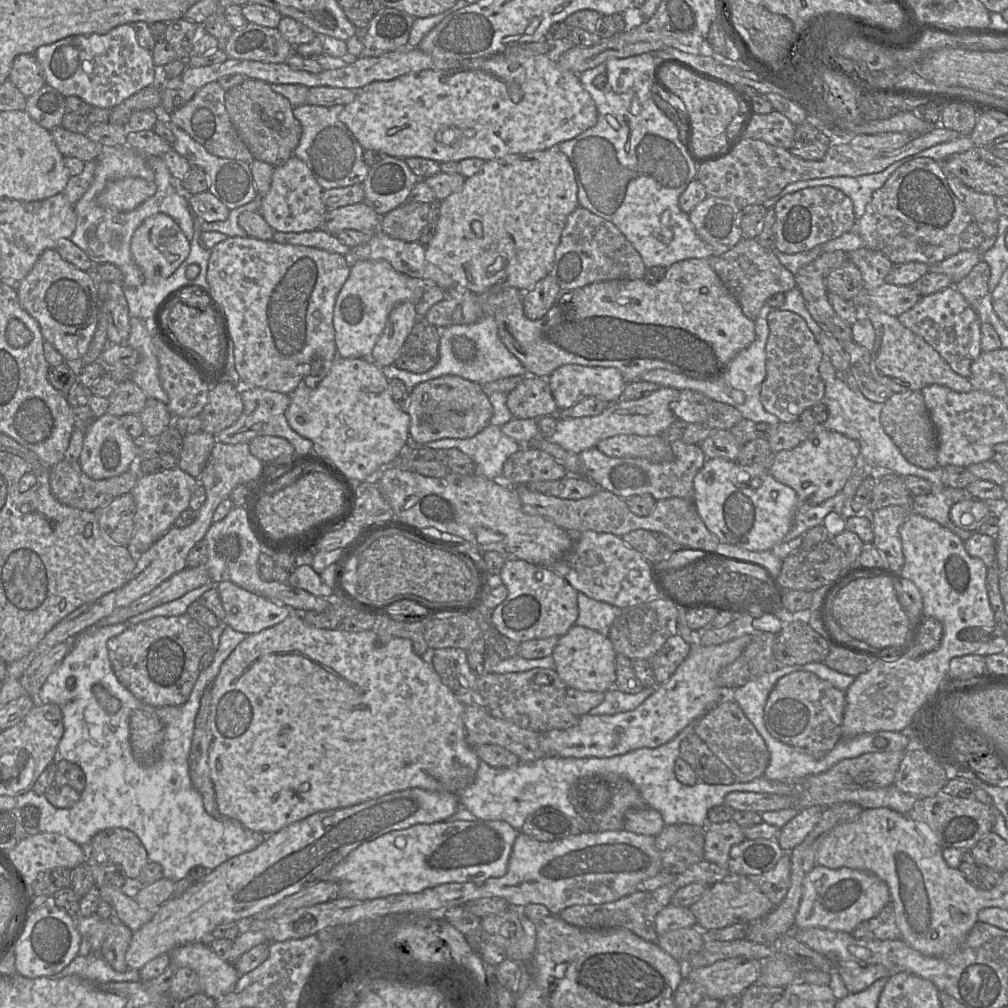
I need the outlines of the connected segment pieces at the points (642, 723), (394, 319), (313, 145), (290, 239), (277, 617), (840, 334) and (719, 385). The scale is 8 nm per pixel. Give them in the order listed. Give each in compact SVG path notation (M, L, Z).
M679 609L677 634L691 645L691 650L669 680L657 685L654 692L632 711L613 715L585 714L580 716L578 724L571 728L540 733L540 745L546 755L562 758L606 758L623 755L639 748L656 748L669 742L689 723L699 719L712 706L725 698L722 697L722 691L725 690L721 690L717 685L720 670L735 661L751 642L750 636L744 635L723 644L702 646L699 643L699 633L690 629L685 620L685 611Z
M411 301L397 305L389 314L386 325L371 355L379 367L394 365L400 349L418 321L416 304Z
M302 105L293 108L293 115L302 128L294 155L308 166L323 190L363 183L370 170L363 161L364 149L347 126L339 120L343 109L344 105Z
M319 229L298 233L275 231L273 241L280 244L313 247L332 253L338 253L343 256L347 255L351 249L338 240L334 234Z
M222 581L215 587L226 612L223 622L236 631L258 633L282 622L291 613L287 606L249 592L233 582Z
M843 251L823 252L814 261L801 268L795 275L805 306L820 328L841 343L852 340L851 326L835 312L828 300L825 279L829 272L849 260Z
M768 304L762 307L760 315L755 320L755 340L727 365L724 372L713 381L701 381L688 378L684 375L673 373L665 369L655 369L644 373L640 380L657 384L659 387L670 387L681 390L694 390L701 392L712 401L726 403L740 411L744 419L755 423L776 425L780 420L768 413L761 404L760 391L766 378L766 343L769 336L767 317L771 308Z

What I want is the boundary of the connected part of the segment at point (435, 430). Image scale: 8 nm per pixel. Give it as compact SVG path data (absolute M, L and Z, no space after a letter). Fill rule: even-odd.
M444 375L410 390L406 411L410 416L410 441L418 446L444 438L471 438L489 425L493 407L484 387L459 376Z

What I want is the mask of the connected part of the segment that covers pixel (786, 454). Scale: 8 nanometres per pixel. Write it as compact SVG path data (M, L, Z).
M820 427L795 448L776 453L769 471L776 480L795 490L800 503L820 504L842 490L859 461L861 451L856 440Z

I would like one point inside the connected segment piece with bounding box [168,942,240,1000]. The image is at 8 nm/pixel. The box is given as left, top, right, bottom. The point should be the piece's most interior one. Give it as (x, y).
(218, 977)

